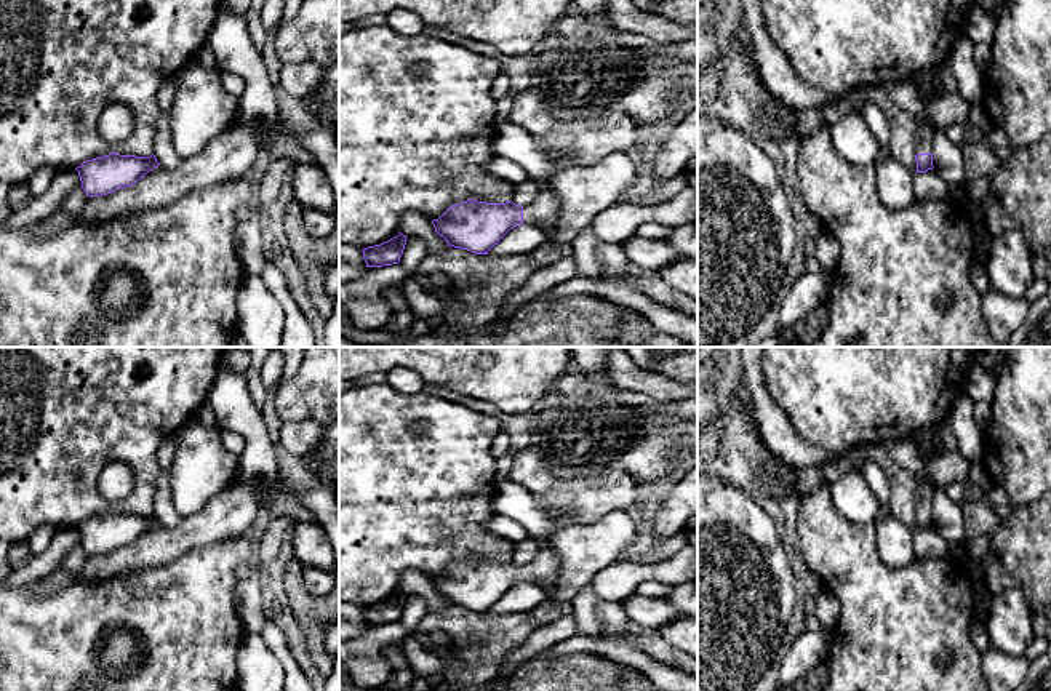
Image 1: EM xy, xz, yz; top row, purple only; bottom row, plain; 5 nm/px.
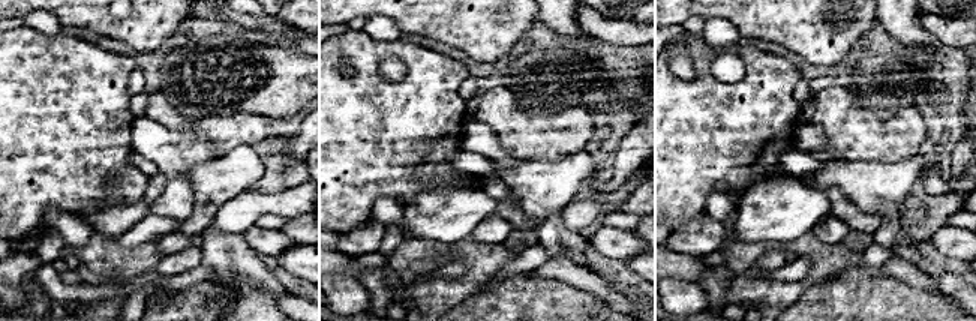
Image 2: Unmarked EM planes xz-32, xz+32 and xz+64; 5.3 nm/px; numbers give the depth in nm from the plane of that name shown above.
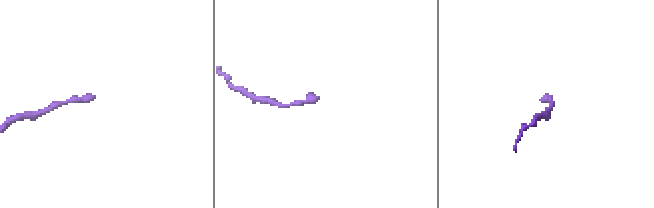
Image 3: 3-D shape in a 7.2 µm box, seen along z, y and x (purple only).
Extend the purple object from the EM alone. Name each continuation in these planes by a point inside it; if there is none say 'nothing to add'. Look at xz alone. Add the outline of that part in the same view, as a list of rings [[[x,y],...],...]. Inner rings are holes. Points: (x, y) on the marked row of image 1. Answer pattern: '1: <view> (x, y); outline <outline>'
1: xz (543, 210); outline [[[541,187],[536,198],[523,206],[523,224],[537,227],[558,224],[558,200],[547,187]]]

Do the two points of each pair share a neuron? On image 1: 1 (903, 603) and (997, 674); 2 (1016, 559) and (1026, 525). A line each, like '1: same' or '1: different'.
1: different
2: same

